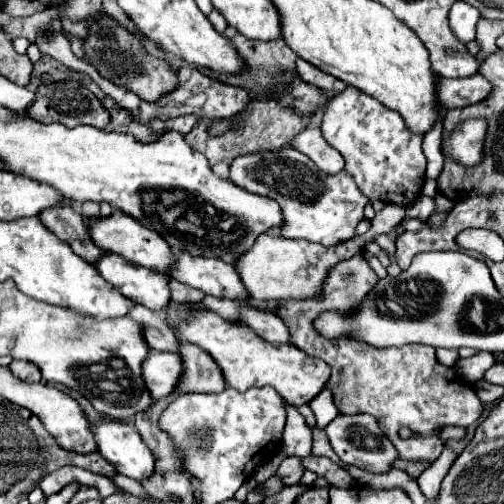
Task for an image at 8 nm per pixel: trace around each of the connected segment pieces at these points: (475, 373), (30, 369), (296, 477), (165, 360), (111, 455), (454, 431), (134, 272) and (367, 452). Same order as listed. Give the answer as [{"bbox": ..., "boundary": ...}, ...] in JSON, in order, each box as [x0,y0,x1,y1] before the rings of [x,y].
[{"bbox":[455,351,495,381],"boundary":[[[479,351],[477,355],[473,357],[467,357],[467,359],[459,359],[455,363],[455,371],[459,374],[465,381],[479,381],[483,379],[483,373],[495,363],[495,357],[493,355],[487,355],[485,351]]]},{"bbox":[9,361,41,383],"boundary":[[[11,361],[9,371],[11,371],[15,377],[19,377],[19,379],[23,379],[23,381],[29,381],[29,383],[39,383],[39,381],[41,381],[39,369],[37,369],[33,363],[29,363],[29,361]]]},{"bbox":[277,457,305,485],"boundary":[[[285,457],[277,469],[277,475],[283,479],[285,485],[297,485],[301,481],[305,467],[299,457]]]},{"bbox":[143,349,183,401],"boundary":[[[149,349],[147,359],[143,359],[143,381],[151,393],[153,401],[163,399],[175,389],[183,367],[177,353],[163,353]]]},{"bbox":[91,417,153,481],"boundary":[[[101,417],[97,423],[91,423],[91,433],[95,435],[97,451],[115,467],[117,473],[127,475],[135,481],[141,481],[153,473],[153,455],[147,449],[147,445],[141,441],[139,433],[131,429],[131,425],[123,421],[115,421],[111,417]]]},{"bbox":[437,425,465,441],"boundary":[[[445,425],[437,429],[437,435],[441,441],[449,441],[449,439],[461,439],[465,435],[463,427],[453,427],[453,425]]]},{"bbox":[93,253,171,311],"boundary":[[[107,253],[99,257],[99,263],[93,267],[111,283],[119,293],[135,299],[151,311],[161,311],[171,301],[169,295],[169,279],[159,271],[151,271],[147,267],[139,267],[121,255]]]},{"bbox":[323,413,397,473],"boundary":[[[367,413],[337,415],[323,431],[329,437],[329,443],[331,443],[333,451],[339,455],[339,459],[349,465],[357,465],[357,467],[371,471],[371,473],[385,473],[385,471],[389,471],[391,463],[397,459],[395,447],[383,435],[383,431],[375,423],[375,419]]]}]

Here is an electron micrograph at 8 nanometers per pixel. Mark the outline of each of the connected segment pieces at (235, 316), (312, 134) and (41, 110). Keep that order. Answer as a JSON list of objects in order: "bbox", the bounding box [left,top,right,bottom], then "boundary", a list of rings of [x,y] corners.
[{"bbox":[201,295,241,321],"boundary":[[[207,295],[207,297],[201,301],[201,305],[203,305],[205,309],[211,309],[211,311],[219,313],[219,315],[221,315],[223,319],[227,319],[227,321],[241,321],[241,317],[239,317],[239,307],[237,307],[235,303],[231,303],[231,299],[219,299],[219,297]]]},{"bbox":[291,115,343,173],"boundary":[[[315,115],[315,123],[311,123],[311,127],[303,129],[301,135],[297,135],[291,141],[291,147],[305,153],[323,173],[339,173],[343,169],[343,157],[331,147],[327,145],[327,141],[321,135],[321,115]]]},{"bbox":[27,81,109,129],"boundary":[[[57,81],[57,83],[39,85],[39,89],[35,93],[35,103],[31,103],[31,107],[27,107],[27,115],[41,123],[63,123],[65,127],[93,125],[97,129],[105,129],[109,123],[109,111],[79,81]]]}]

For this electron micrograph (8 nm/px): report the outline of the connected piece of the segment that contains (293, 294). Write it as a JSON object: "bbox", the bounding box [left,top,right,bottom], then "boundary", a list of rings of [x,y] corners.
{"bbox":[233,203,405,303],"boundary":[[[387,203],[385,209],[375,215],[375,219],[371,221],[371,229],[365,235],[353,237],[347,243],[339,243],[339,247],[323,247],[321,243],[311,243],[305,239],[285,239],[273,233],[263,233],[255,239],[253,247],[235,261],[233,267],[241,283],[245,285],[249,297],[255,303],[277,301],[277,299],[309,299],[319,295],[327,271],[337,261],[349,259],[357,251],[363,251],[367,241],[371,241],[379,233],[389,233],[393,225],[403,221],[403,217],[405,217],[405,207]]]}

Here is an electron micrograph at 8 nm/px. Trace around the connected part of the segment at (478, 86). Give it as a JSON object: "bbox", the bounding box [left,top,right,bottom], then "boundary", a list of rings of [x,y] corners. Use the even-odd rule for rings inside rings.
{"bbox":[437,75,491,109],"boundary":[[[483,75],[459,77],[459,79],[437,79],[437,105],[441,109],[455,109],[479,103],[491,91],[489,81]]]}

